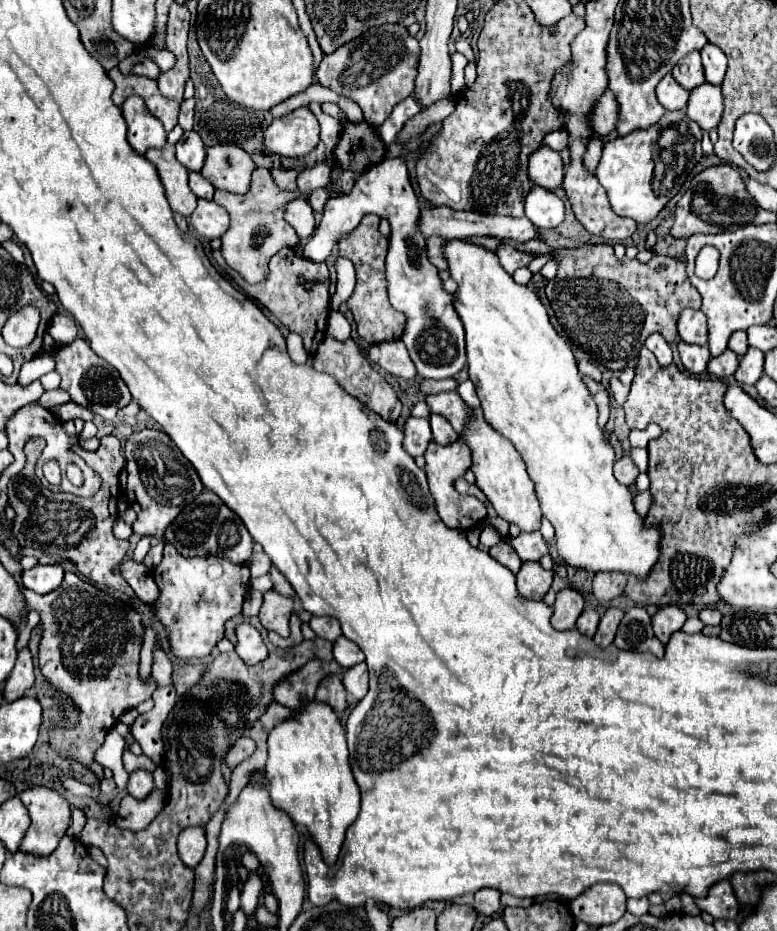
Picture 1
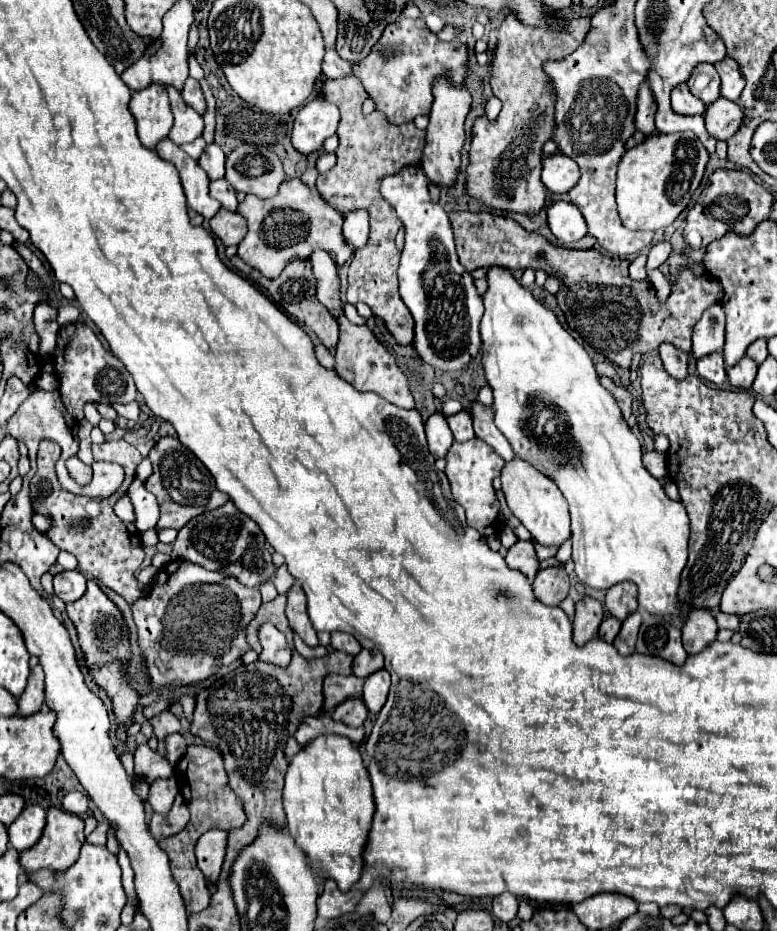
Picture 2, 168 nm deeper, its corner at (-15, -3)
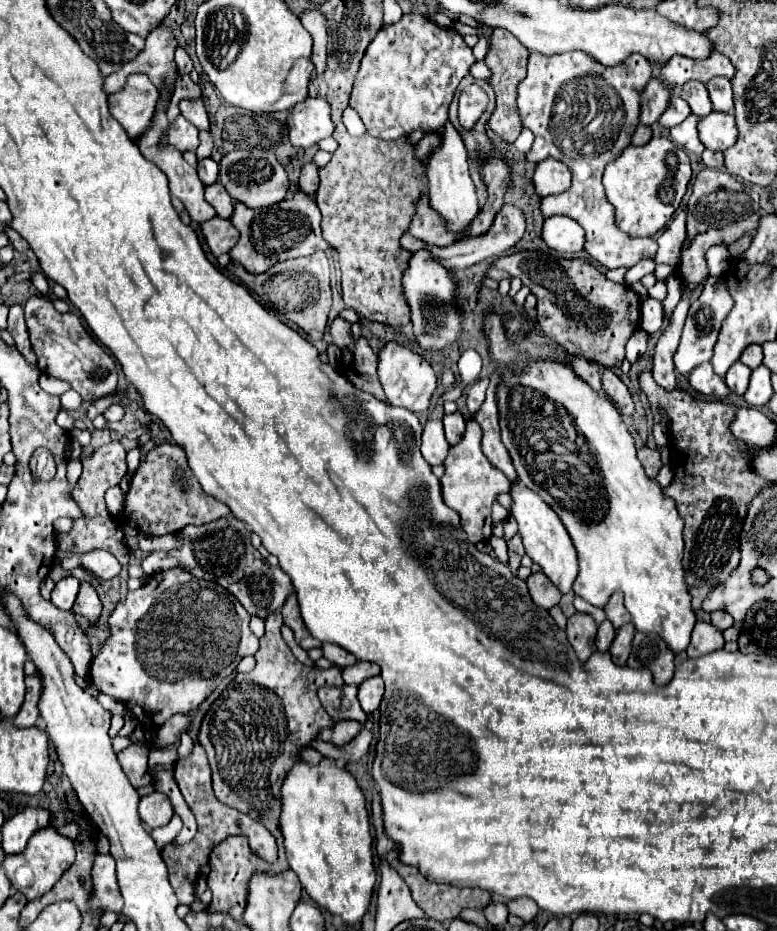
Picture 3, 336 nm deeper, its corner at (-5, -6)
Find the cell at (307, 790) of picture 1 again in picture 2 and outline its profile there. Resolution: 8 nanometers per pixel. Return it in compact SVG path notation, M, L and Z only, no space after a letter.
M329 735L329 737L315 737L315 741L309 741L299 753L295 753L293 759L289 761L289 769L285 775L283 807L287 815L287 829L295 837L295 843L307 853L313 869L323 877L335 879L341 891L349 891L359 881L363 869L361 853L375 811L369 773L355 745L351 745L347 737Z

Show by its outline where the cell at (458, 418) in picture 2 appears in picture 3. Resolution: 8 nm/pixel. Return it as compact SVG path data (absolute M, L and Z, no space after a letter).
M455 412L455 414L447 414L443 418L443 424L445 424L445 436L447 436L447 442L453 446L461 440L463 432L465 432L465 418L461 416L461 412Z

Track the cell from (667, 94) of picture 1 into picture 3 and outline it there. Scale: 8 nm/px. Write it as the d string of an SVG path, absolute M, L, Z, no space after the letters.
M673 94L669 108L667 108L667 110L661 114L661 118L659 118L659 124L661 124L663 128L673 128L673 126L681 124L689 114L691 114L689 104L687 104L681 96Z

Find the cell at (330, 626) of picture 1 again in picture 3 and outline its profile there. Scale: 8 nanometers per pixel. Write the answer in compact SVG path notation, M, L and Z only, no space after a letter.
M323 644L323 654L327 660L331 660L333 664L345 668L345 666L351 666L357 662L357 658L353 654L349 654L347 650L343 650L341 646L337 644Z

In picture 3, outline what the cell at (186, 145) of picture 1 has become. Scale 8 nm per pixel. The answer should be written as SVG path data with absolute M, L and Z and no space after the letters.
M203 158L203 160L199 160L197 174L199 174L199 178L201 178L201 182L205 186L215 184L217 182L217 176L219 176L219 164L213 158Z

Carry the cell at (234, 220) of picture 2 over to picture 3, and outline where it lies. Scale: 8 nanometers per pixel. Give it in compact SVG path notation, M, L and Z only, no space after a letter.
M219 216L207 220L201 224L201 232L207 240L209 250L213 252L213 256L221 256L225 252L229 252L237 240L239 240L239 232L237 228L231 224L231 220L223 220Z

